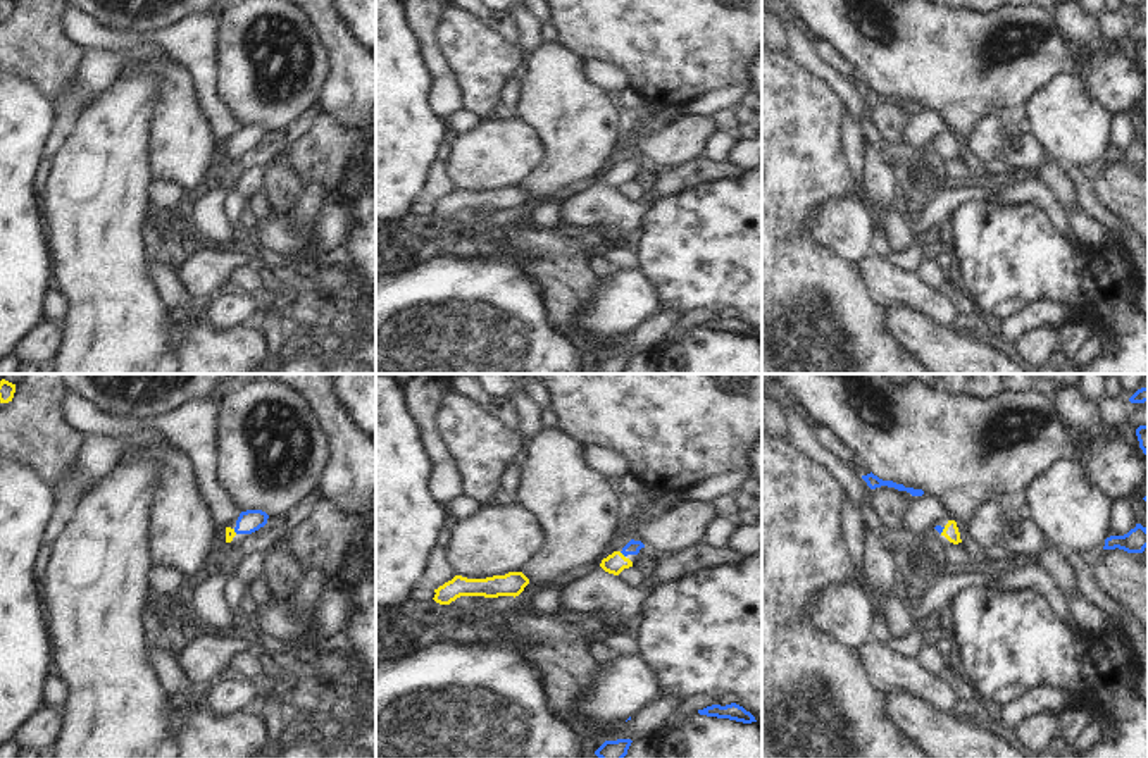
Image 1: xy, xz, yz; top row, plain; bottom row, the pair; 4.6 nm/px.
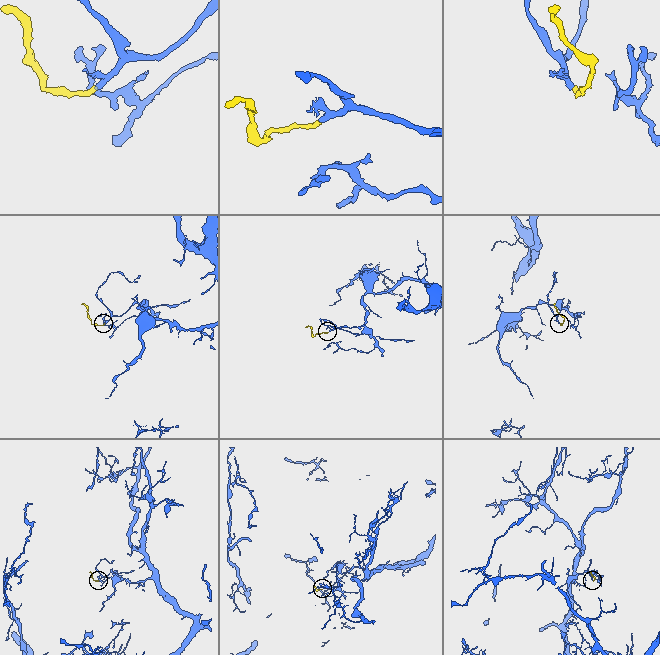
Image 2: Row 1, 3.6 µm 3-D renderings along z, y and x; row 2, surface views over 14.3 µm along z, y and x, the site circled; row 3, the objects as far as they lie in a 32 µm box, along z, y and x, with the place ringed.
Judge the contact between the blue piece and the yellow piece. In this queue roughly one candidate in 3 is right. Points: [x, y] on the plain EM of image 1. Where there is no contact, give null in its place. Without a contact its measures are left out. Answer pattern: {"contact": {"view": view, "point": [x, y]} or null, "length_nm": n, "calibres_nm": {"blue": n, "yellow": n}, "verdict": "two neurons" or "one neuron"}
{"contact": {"view": "xz", "point": [623, 167]}, "length_nm": 40, "calibres_nm": {"blue": 70, "yellow": 100}, "verdict": "one neuron"}

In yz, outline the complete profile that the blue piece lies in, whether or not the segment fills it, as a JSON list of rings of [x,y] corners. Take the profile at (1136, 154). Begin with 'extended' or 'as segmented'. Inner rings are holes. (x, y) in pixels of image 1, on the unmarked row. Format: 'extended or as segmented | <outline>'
as segmented | [[[1136,138],[1134,143],[1131,143],[1124,150],[1110,150],[1105,153],[1103,164],[1124,164],[1127,167],[1143,167],[1148,160],[1148,143],[1141,138]]]

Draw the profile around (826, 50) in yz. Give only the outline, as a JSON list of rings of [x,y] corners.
[[[817,38],[815,48],[822,59],[834,64],[846,76],[855,74],[853,65],[827,40]]]

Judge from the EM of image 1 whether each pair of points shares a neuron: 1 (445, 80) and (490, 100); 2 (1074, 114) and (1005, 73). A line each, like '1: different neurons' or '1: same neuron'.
1: different neurons
2: different neurons

